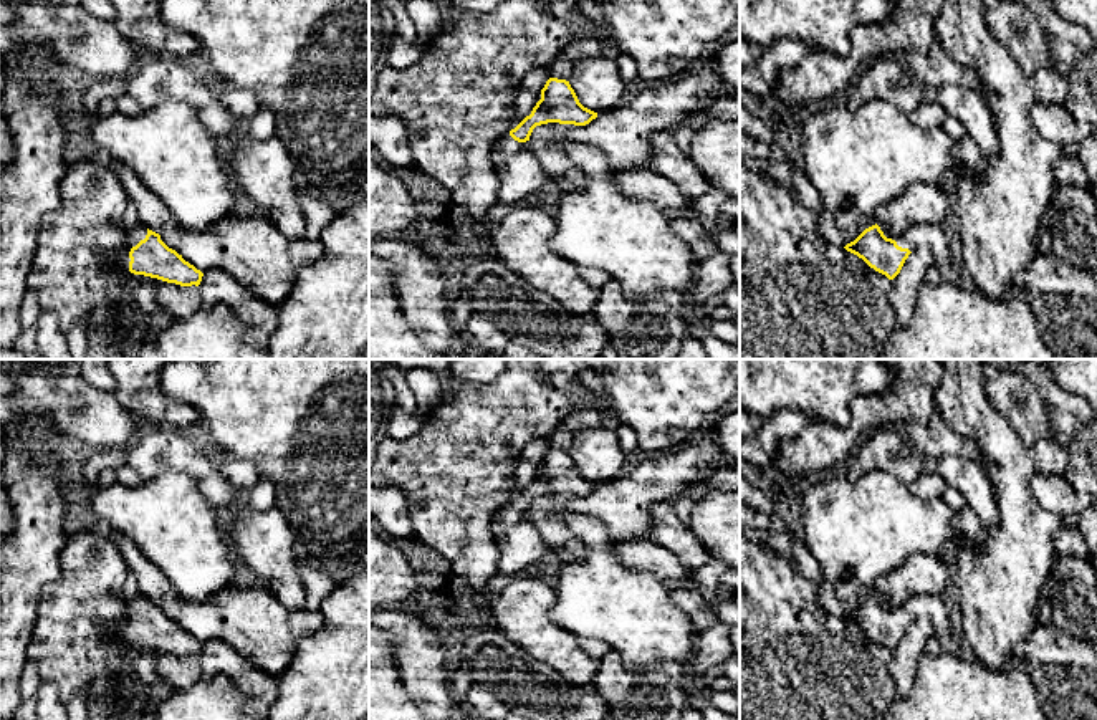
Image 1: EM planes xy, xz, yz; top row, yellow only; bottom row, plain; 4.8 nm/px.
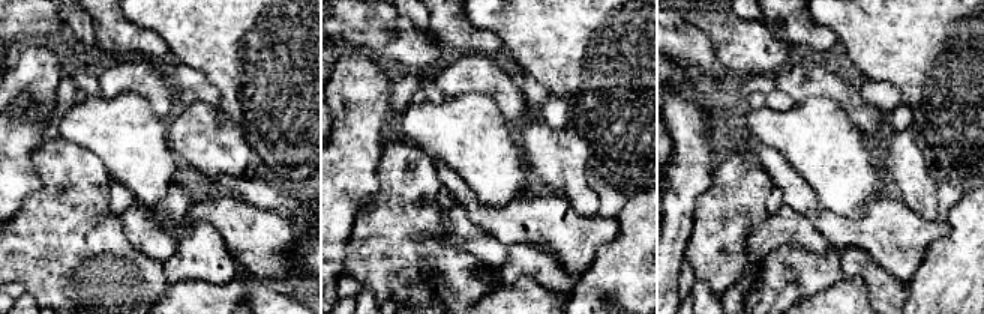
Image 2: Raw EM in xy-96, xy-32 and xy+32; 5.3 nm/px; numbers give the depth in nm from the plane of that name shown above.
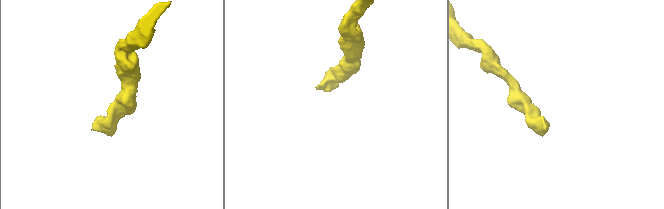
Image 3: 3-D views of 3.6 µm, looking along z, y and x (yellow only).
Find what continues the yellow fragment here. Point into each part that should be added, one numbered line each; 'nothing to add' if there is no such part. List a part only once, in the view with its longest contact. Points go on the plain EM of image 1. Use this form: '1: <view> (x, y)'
1: xy (121, 631)

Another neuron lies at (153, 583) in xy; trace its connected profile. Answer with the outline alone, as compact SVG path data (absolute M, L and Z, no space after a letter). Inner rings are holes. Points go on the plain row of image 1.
M113 535L113 540L146 599L159 604L169 619L202 644L225 641L265 674L280 677L295 659L298 642L324 624L321 611L288 609L266 586L235 583L212 601L182 599L132 540L121 535Z

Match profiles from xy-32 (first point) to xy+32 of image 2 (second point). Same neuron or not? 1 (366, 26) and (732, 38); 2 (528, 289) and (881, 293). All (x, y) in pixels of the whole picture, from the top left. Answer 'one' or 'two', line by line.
1: one
2: two

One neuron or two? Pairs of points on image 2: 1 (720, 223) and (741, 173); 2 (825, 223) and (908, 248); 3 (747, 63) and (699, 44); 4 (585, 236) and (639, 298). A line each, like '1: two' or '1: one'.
1: one
2: one
3: two
4: two

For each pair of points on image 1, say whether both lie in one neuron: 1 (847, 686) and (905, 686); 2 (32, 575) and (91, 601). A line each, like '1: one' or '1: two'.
1: two
2: two

